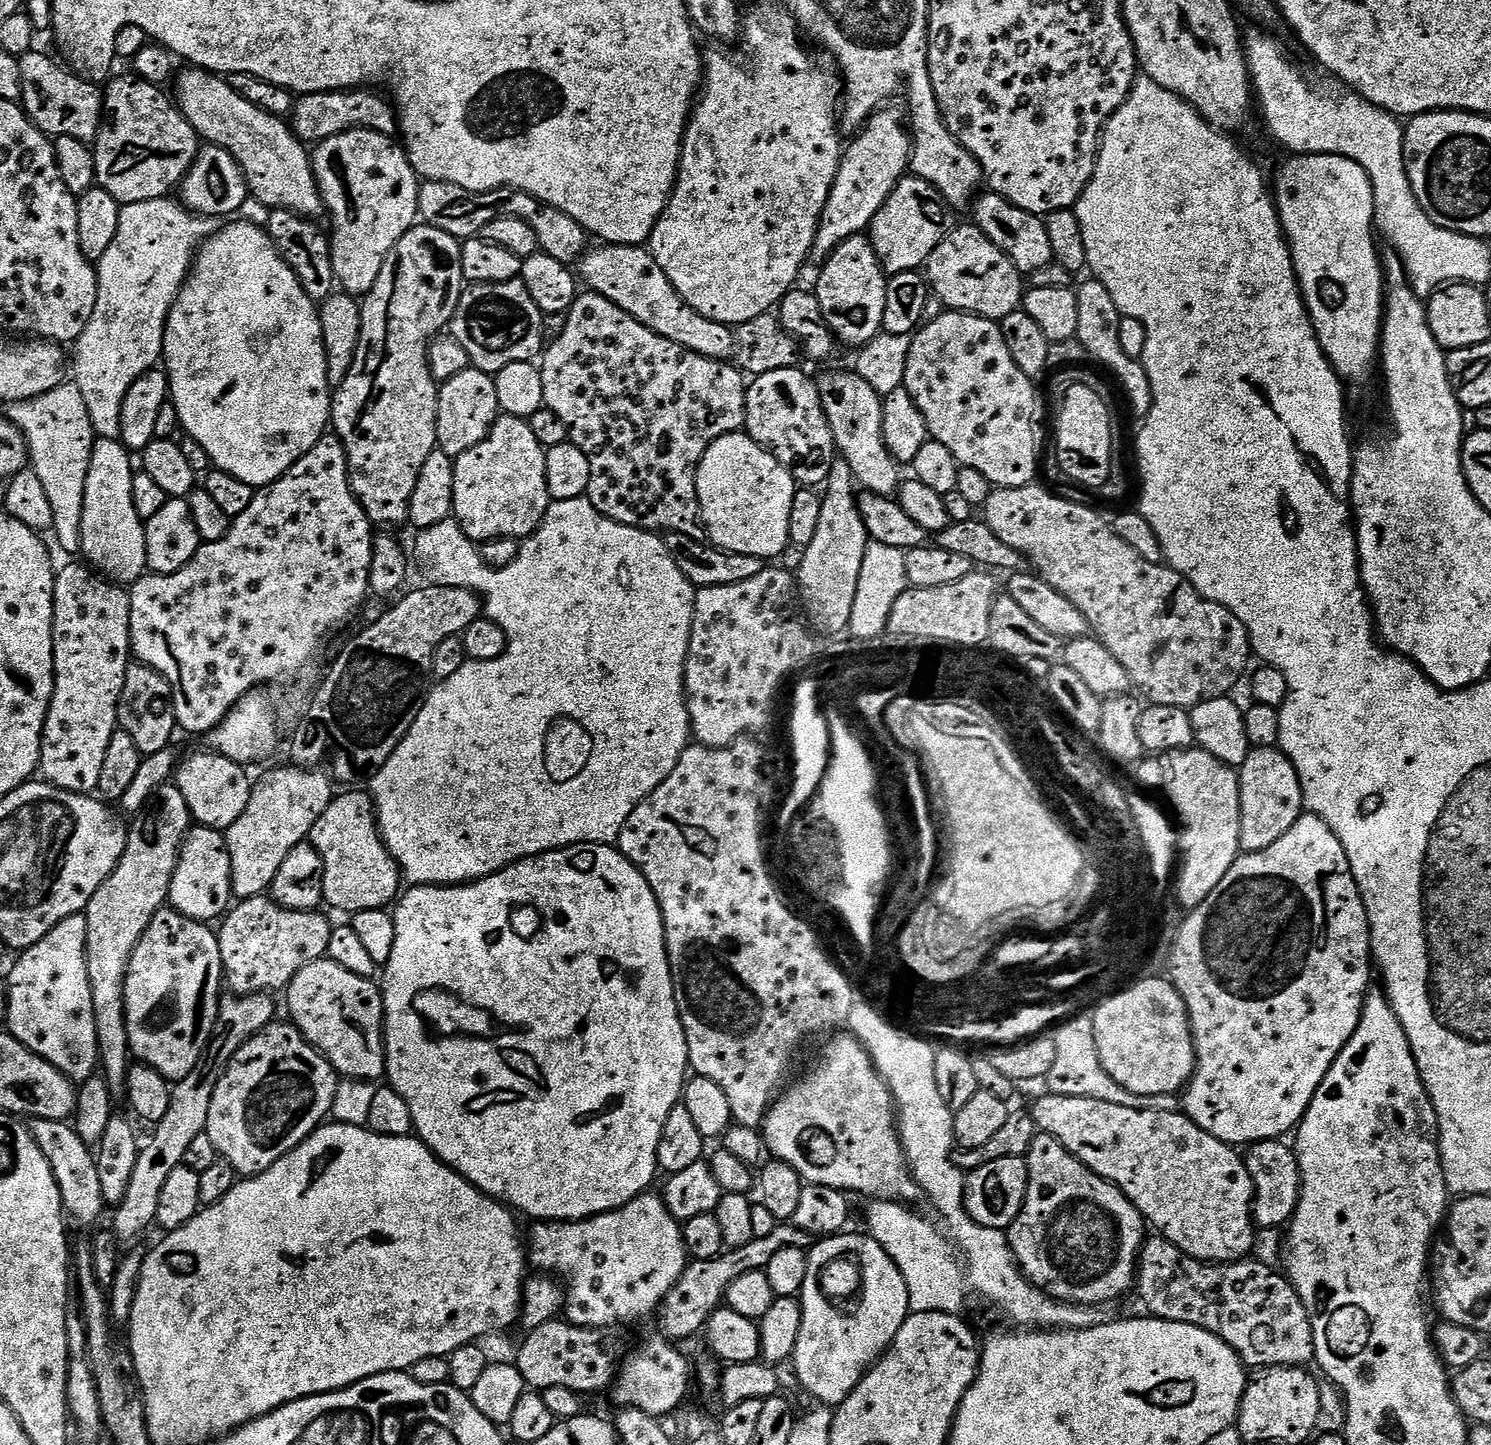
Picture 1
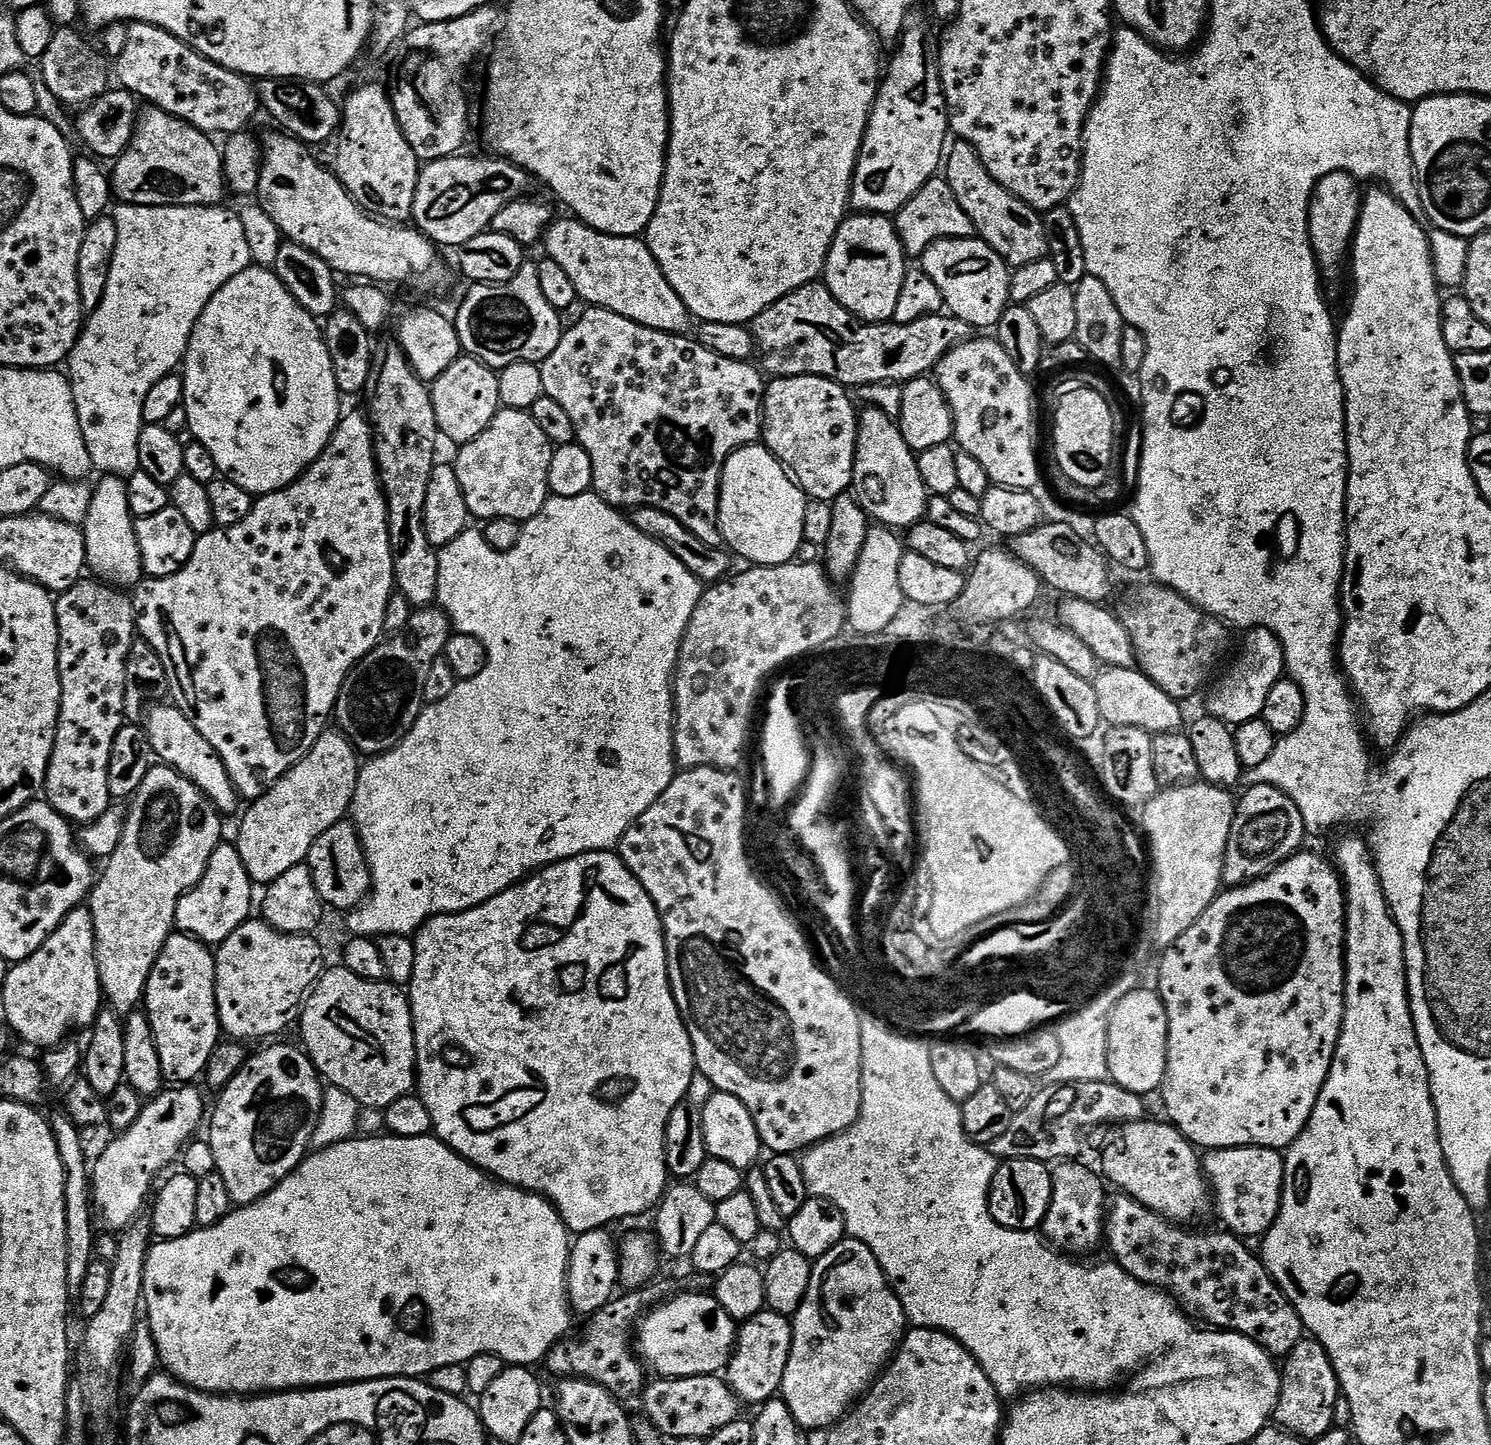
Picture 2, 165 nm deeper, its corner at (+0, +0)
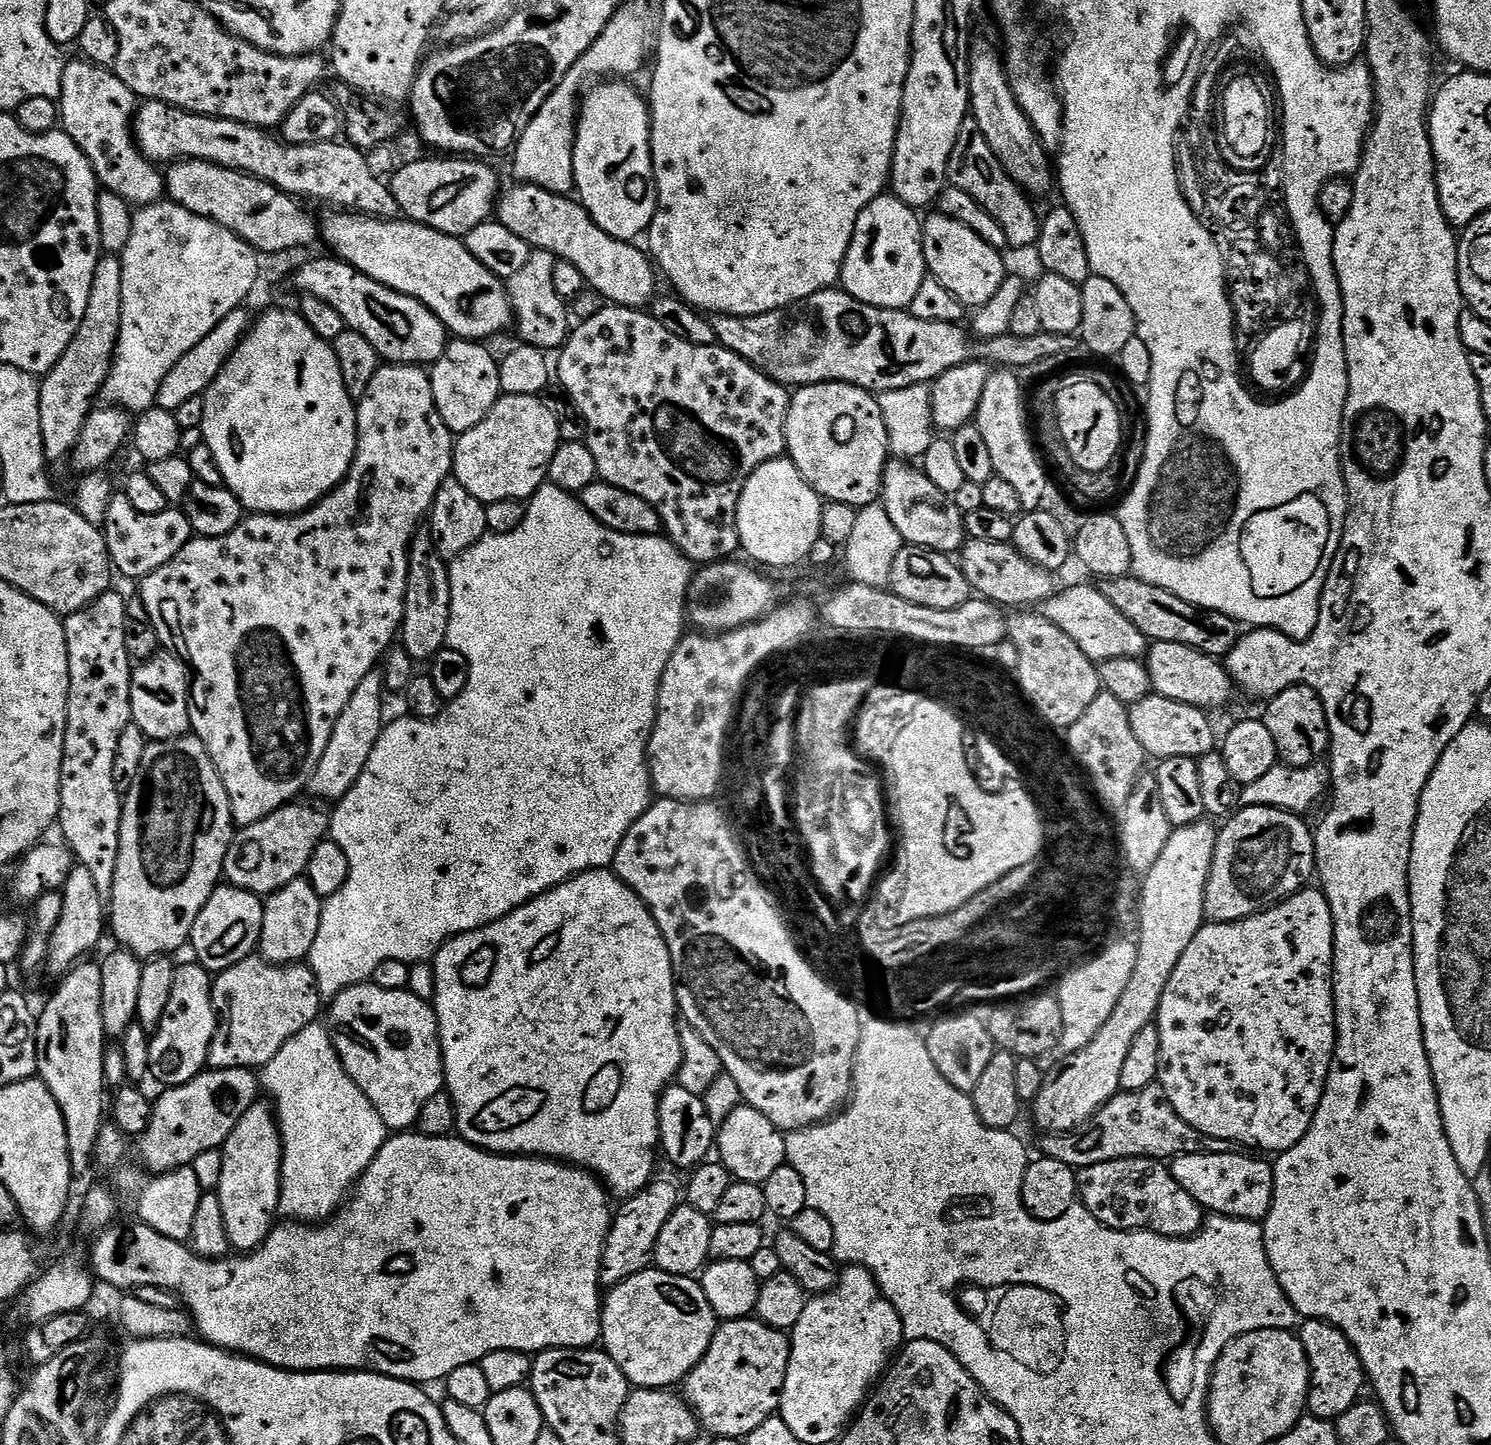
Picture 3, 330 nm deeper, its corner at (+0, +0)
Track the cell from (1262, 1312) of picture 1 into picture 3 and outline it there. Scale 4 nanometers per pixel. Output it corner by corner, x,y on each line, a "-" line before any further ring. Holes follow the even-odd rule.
1118,1158
1114,1162
1098,1162
1098,1166
1086,1166
1076,1173
1076,1190
1079,1203
1091,1216
1098,1218
1107,1228
1119,1232
1157,1232
1170,1238
1195,1236
1204,1226
1205,1209
1201,1208
1174,1178
1167,1163
1150,1158

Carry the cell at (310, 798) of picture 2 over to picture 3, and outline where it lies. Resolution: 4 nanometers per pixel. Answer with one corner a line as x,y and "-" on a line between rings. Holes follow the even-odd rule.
374,670
366,674
358,690
354,690
350,702
346,702
346,710
342,710
334,726
332,737
326,746
326,754
322,754
322,762
318,762
311,780
308,781
309,793
313,792
320,800
335,802
355,786
366,766
366,758
370,758
370,750
374,750
382,731
382,721
385,719
384,698
386,691
383,671

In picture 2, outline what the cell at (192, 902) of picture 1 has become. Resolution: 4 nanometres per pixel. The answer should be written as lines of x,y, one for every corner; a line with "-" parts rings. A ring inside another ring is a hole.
221,842
210,854
202,878
192,889
184,893
176,911
177,933
193,936
209,946
218,946
238,930
253,915
252,891
254,885
235,843

